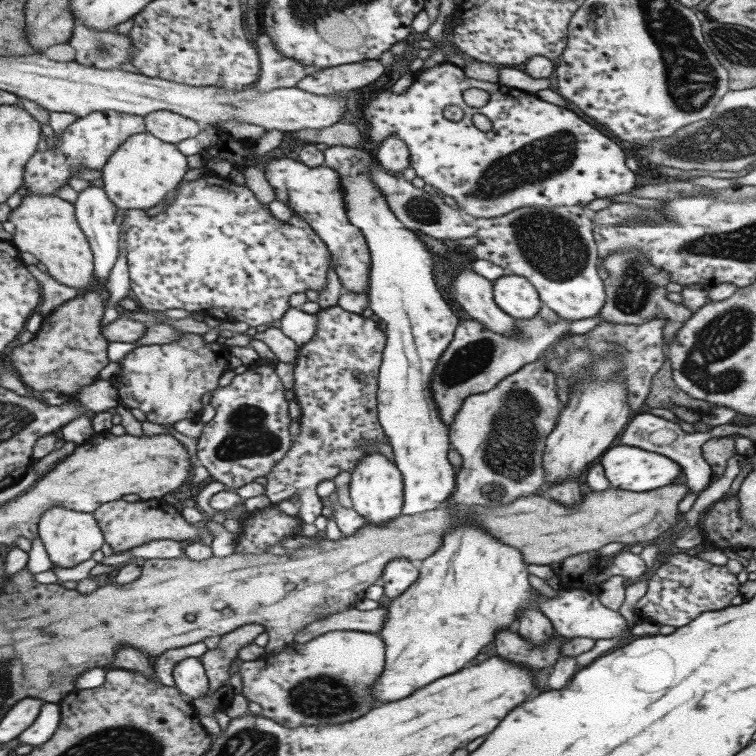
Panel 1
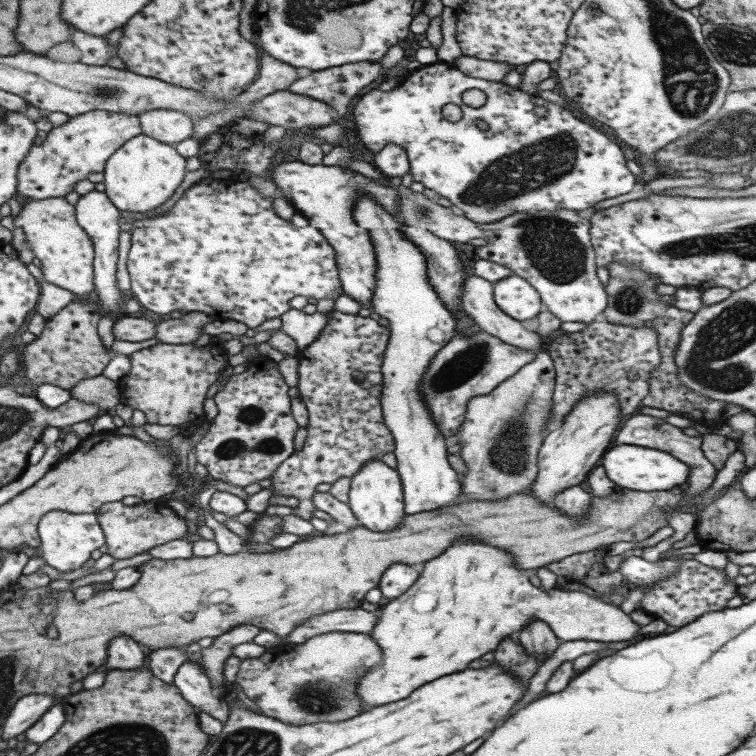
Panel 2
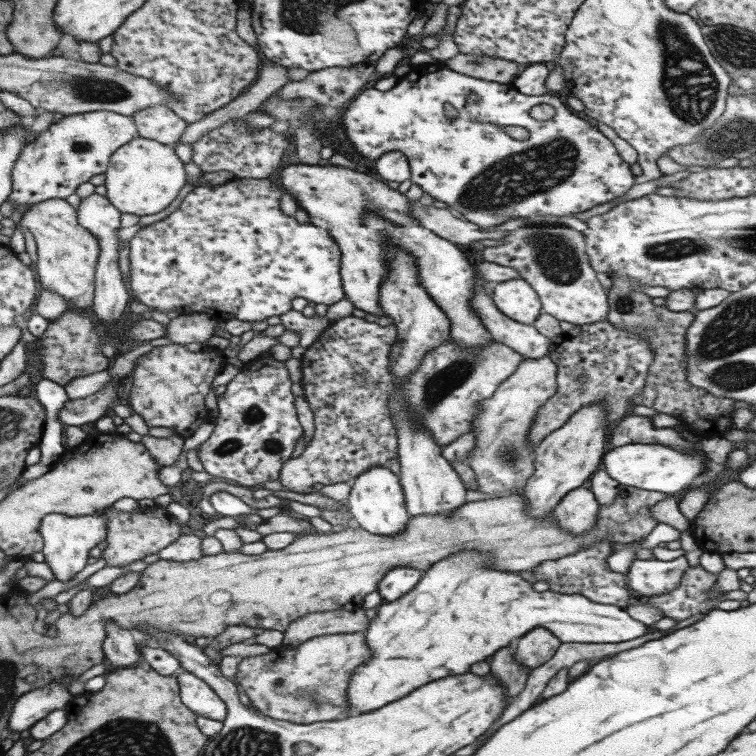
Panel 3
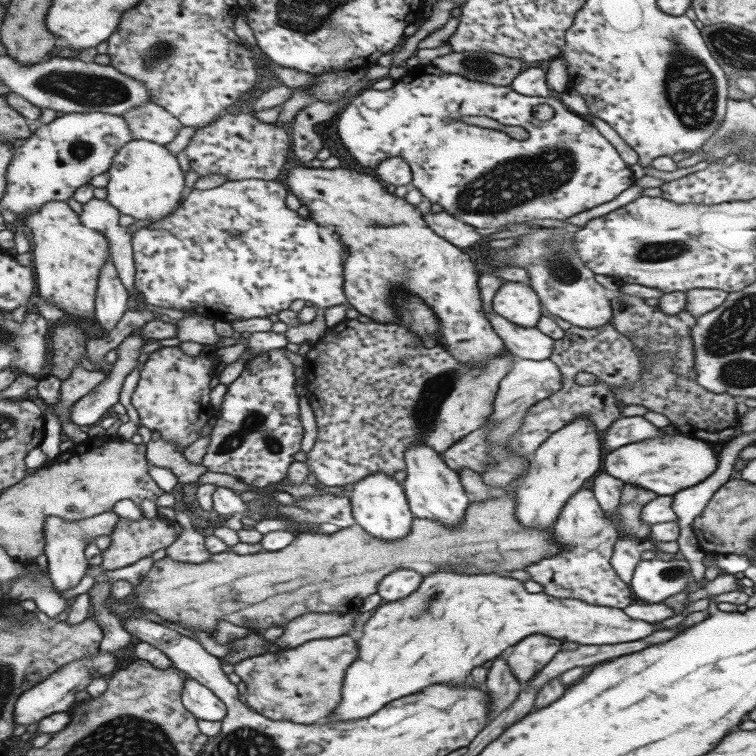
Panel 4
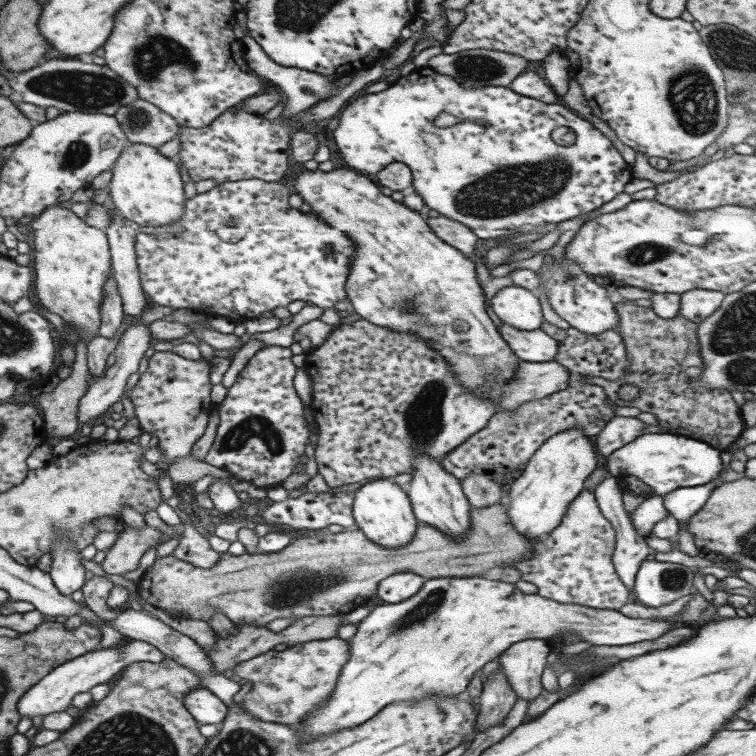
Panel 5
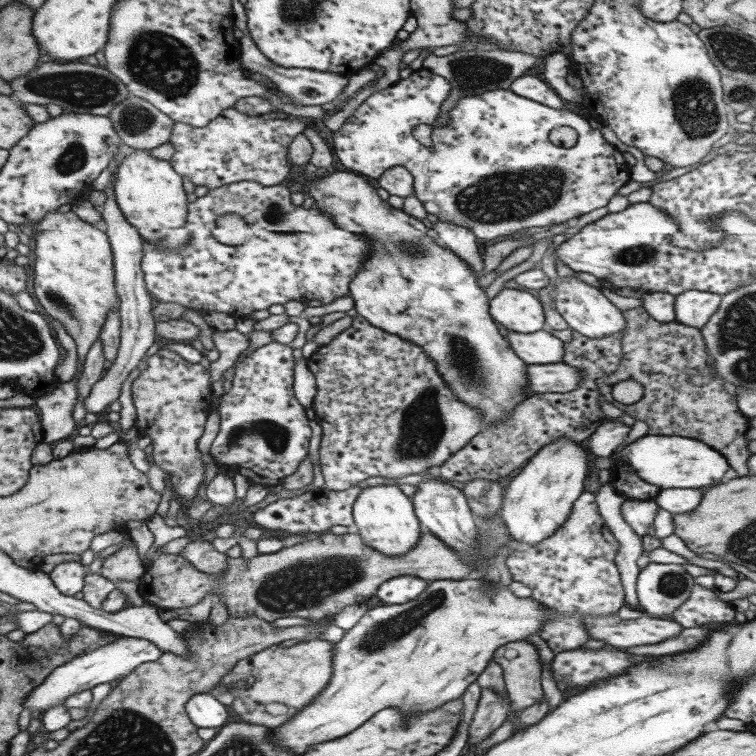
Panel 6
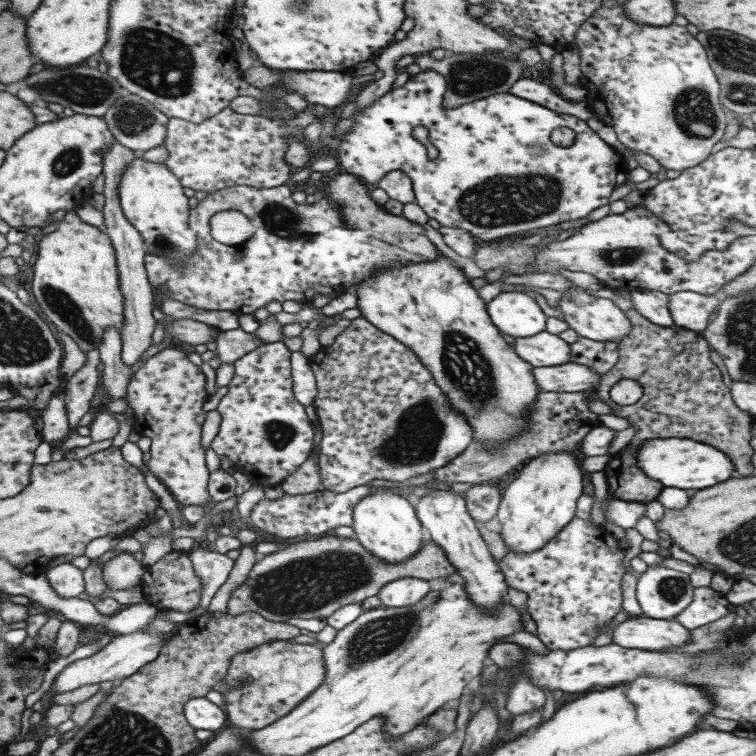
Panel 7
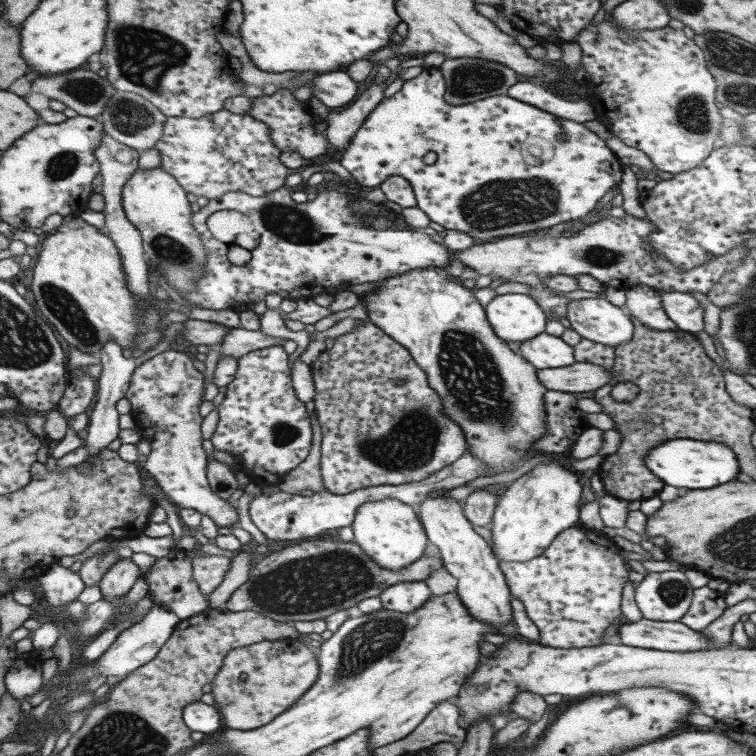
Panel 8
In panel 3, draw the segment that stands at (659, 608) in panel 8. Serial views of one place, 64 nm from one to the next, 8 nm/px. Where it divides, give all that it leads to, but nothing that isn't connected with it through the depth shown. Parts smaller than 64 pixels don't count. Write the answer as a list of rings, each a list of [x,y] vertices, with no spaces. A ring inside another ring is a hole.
[[[684,555],[673,560],[633,559],[626,572],[626,584],[639,600],[674,589],[688,567]]]

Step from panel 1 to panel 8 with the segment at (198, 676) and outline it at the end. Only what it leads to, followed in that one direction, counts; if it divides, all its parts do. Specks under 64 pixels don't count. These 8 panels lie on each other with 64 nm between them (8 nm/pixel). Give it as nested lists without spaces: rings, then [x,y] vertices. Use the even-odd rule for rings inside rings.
[[[197,701],[187,704],[182,709],[182,720],[185,726],[193,732],[202,732],[211,736],[223,728],[223,724],[217,710],[213,705]]]

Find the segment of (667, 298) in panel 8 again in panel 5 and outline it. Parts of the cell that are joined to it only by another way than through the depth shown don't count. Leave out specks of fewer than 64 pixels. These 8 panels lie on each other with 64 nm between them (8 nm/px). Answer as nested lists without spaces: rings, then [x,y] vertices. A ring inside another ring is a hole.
[[[694,288],[680,294],[678,314],[695,324],[719,308],[724,294],[718,290]]]

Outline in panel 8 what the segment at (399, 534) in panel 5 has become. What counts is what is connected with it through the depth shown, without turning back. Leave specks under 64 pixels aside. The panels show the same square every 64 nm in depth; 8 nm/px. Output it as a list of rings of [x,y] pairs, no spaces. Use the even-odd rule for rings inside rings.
[[[387,497],[378,501],[367,501],[360,504],[354,514],[354,520],[350,524],[354,537],[352,541],[361,547],[361,550],[374,563],[387,570],[397,570],[411,564],[423,554],[423,548],[427,544],[427,537],[423,532],[415,507],[405,504],[403,501]]]

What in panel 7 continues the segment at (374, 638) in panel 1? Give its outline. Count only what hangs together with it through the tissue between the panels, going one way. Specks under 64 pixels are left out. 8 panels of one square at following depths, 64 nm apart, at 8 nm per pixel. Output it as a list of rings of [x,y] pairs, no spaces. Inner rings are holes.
[[[273,641],[260,644],[245,652],[236,652],[230,660],[229,674],[231,672],[243,672],[247,674],[249,682],[245,682],[239,688],[229,690],[227,696],[223,696],[223,706],[219,707],[225,714],[227,725],[239,726],[239,728],[265,728],[267,724],[285,716],[287,712],[293,711],[297,704],[303,703],[317,686],[325,679],[326,668],[324,667],[323,649],[319,644],[296,644],[287,641]]]

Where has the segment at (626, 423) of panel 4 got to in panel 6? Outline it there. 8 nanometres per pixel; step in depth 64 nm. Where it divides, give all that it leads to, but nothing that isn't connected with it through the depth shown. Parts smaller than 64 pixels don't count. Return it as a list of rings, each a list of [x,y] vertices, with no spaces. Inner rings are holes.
[[[616,419],[607,420],[585,440],[585,448],[587,452],[597,457],[610,456],[613,450],[625,440],[629,430],[631,427],[623,422]]]

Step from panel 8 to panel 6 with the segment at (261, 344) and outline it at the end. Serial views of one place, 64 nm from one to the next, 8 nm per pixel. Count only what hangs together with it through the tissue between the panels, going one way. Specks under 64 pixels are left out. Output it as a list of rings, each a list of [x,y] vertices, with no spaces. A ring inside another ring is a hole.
[[[235,329],[215,331],[211,334],[211,341],[218,352],[218,359],[210,362],[210,380],[213,382],[222,378],[222,374],[233,364],[234,360],[249,346],[249,338]]]

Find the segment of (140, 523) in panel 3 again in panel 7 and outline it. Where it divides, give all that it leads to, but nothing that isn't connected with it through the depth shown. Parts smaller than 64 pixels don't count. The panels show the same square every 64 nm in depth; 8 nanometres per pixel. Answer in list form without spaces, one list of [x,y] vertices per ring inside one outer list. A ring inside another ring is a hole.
[[[122,551],[122,553],[119,553],[102,564],[102,579],[106,584],[106,589],[125,590],[139,584],[144,569],[144,565],[133,559],[133,553]]]

